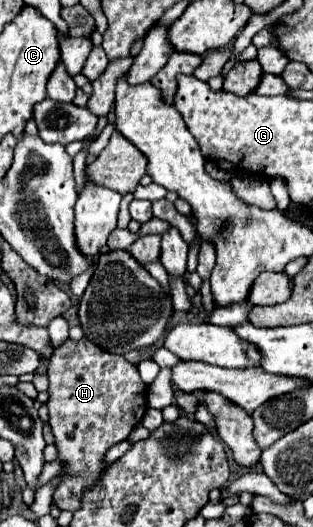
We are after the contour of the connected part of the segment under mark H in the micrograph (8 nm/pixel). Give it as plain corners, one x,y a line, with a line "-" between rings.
67,339
55,349
47,367
49,375
49,425
57,445
57,461
63,465
61,483
53,491
53,503
61,511
77,511
85,489
107,469
105,453
109,447
125,441
141,423
147,411
145,389
139,371
123,355
107,353
89,339

